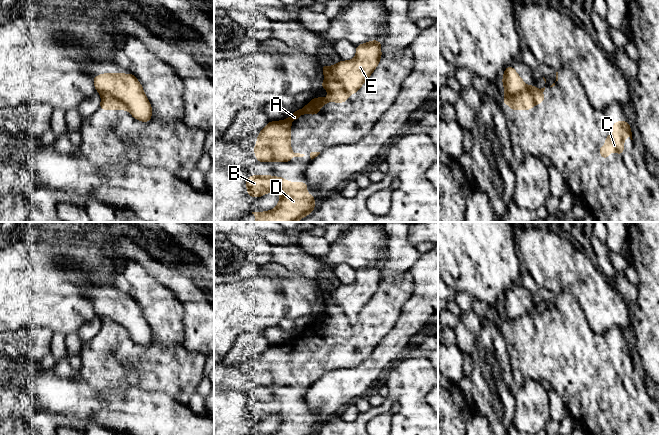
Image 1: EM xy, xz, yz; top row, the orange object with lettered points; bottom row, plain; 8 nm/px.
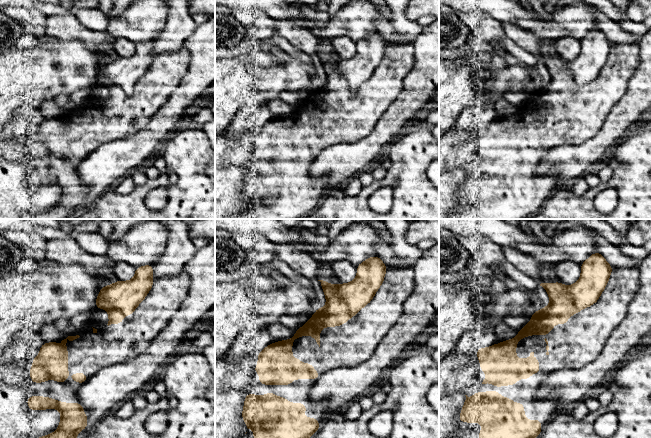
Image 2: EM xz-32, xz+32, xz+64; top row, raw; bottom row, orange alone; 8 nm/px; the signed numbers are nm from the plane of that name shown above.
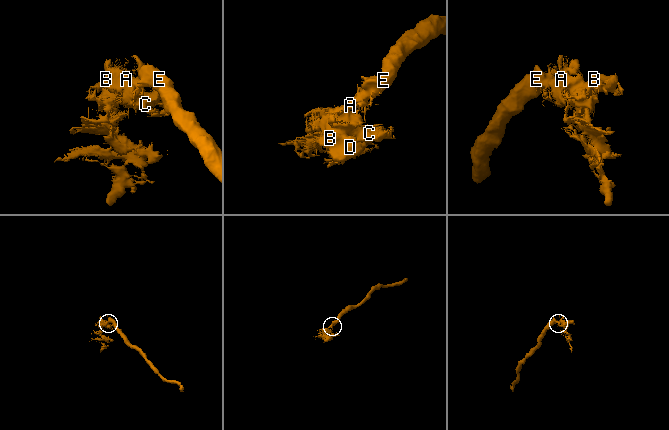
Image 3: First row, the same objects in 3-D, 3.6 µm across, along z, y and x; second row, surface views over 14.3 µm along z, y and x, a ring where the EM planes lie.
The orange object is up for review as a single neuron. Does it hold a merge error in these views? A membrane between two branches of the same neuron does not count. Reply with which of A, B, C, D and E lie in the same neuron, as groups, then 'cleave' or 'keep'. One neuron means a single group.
A B C D / E | cleave

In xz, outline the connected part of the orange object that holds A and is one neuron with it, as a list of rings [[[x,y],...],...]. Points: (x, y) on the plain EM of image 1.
[[[323,288],[322,295],[326,304],[326,309],[324,312],[329,316],[329,320],[327,322],[316,322],[314,321],[304,332],[300,334],[295,334],[293,338],[282,345],[270,345],[259,357],[257,360],[257,367],[253,372],[255,376],[255,380],[257,382],[257,386],[290,386],[291,381],[303,381],[304,378],[300,377],[292,377],[291,376],[291,345],[298,344],[301,338],[313,338],[318,341],[319,333],[327,328],[330,325],[335,327],[344,327],[346,324],[349,323],[349,319],[347,314],[338,306],[336,305],[331,299],[331,292]]]

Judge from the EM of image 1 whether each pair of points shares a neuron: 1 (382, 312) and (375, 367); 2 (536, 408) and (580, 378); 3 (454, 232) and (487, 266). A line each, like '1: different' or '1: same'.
1: different
2: different
3: same

